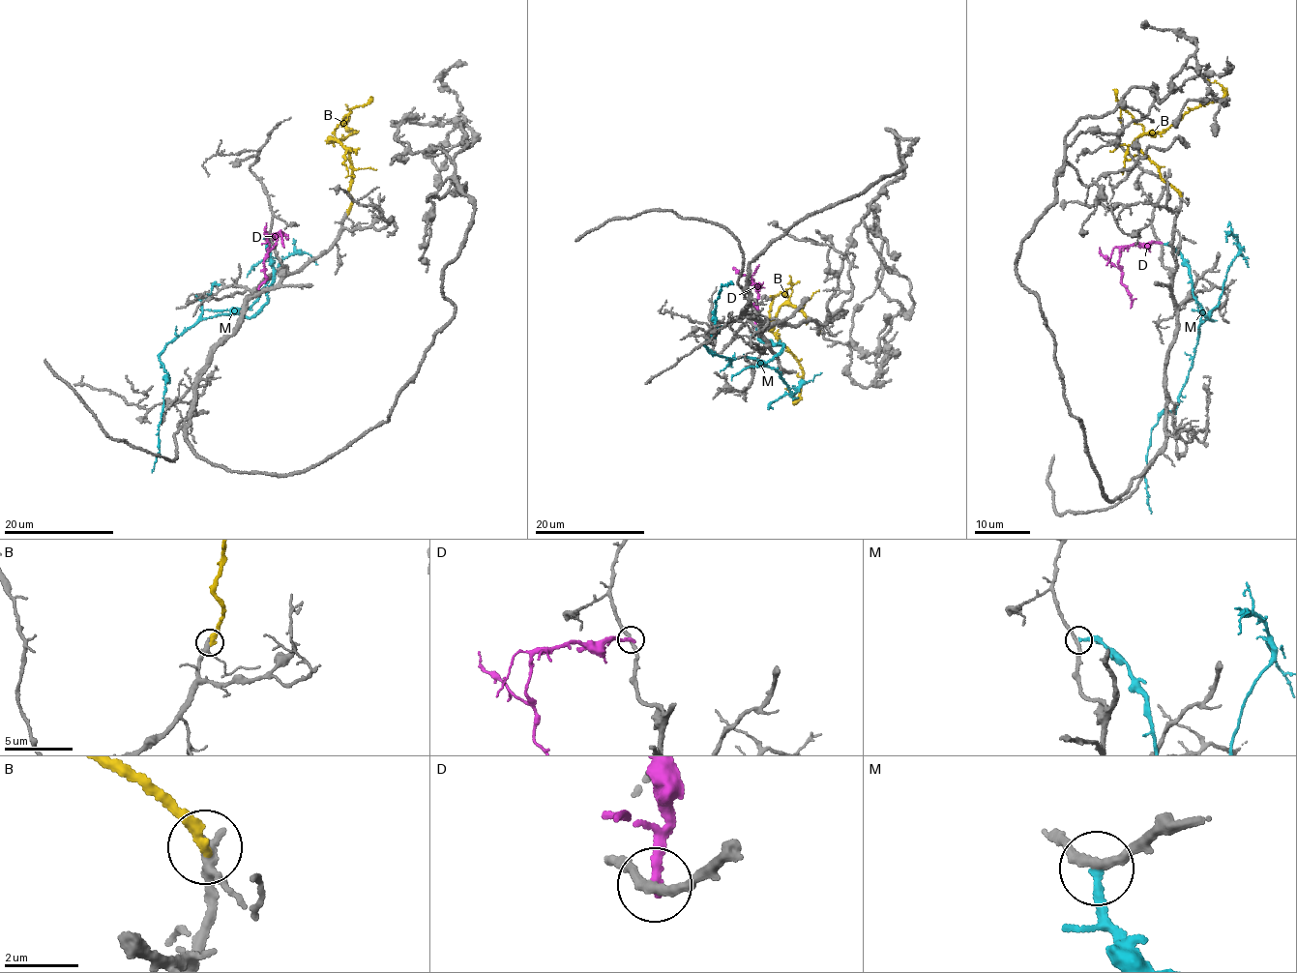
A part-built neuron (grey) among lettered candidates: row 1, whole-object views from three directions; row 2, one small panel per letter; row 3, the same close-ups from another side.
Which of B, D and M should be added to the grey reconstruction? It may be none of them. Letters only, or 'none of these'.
B

